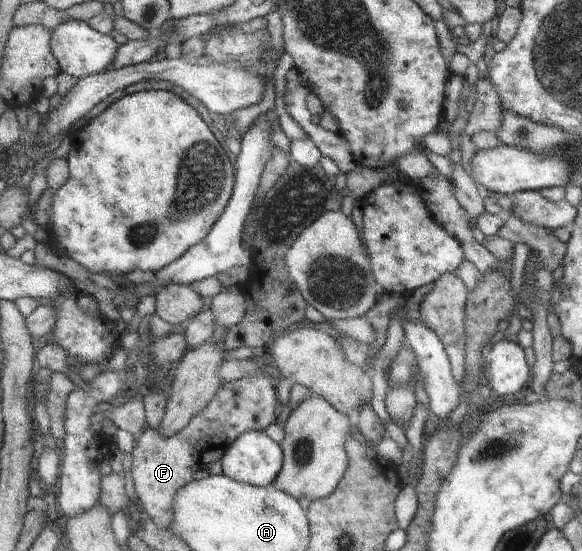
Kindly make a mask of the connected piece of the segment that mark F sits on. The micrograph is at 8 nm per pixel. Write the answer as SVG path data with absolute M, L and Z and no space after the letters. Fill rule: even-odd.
M265 374L225 381L212 402L198 412L190 423L170 437L146 430L135 441L131 466L137 498L145 512L161 529L169 529L175 518L175 496L195 480L195 474L219 460L232 442L245 431L264 431L275 422L277 396L271 378Z

